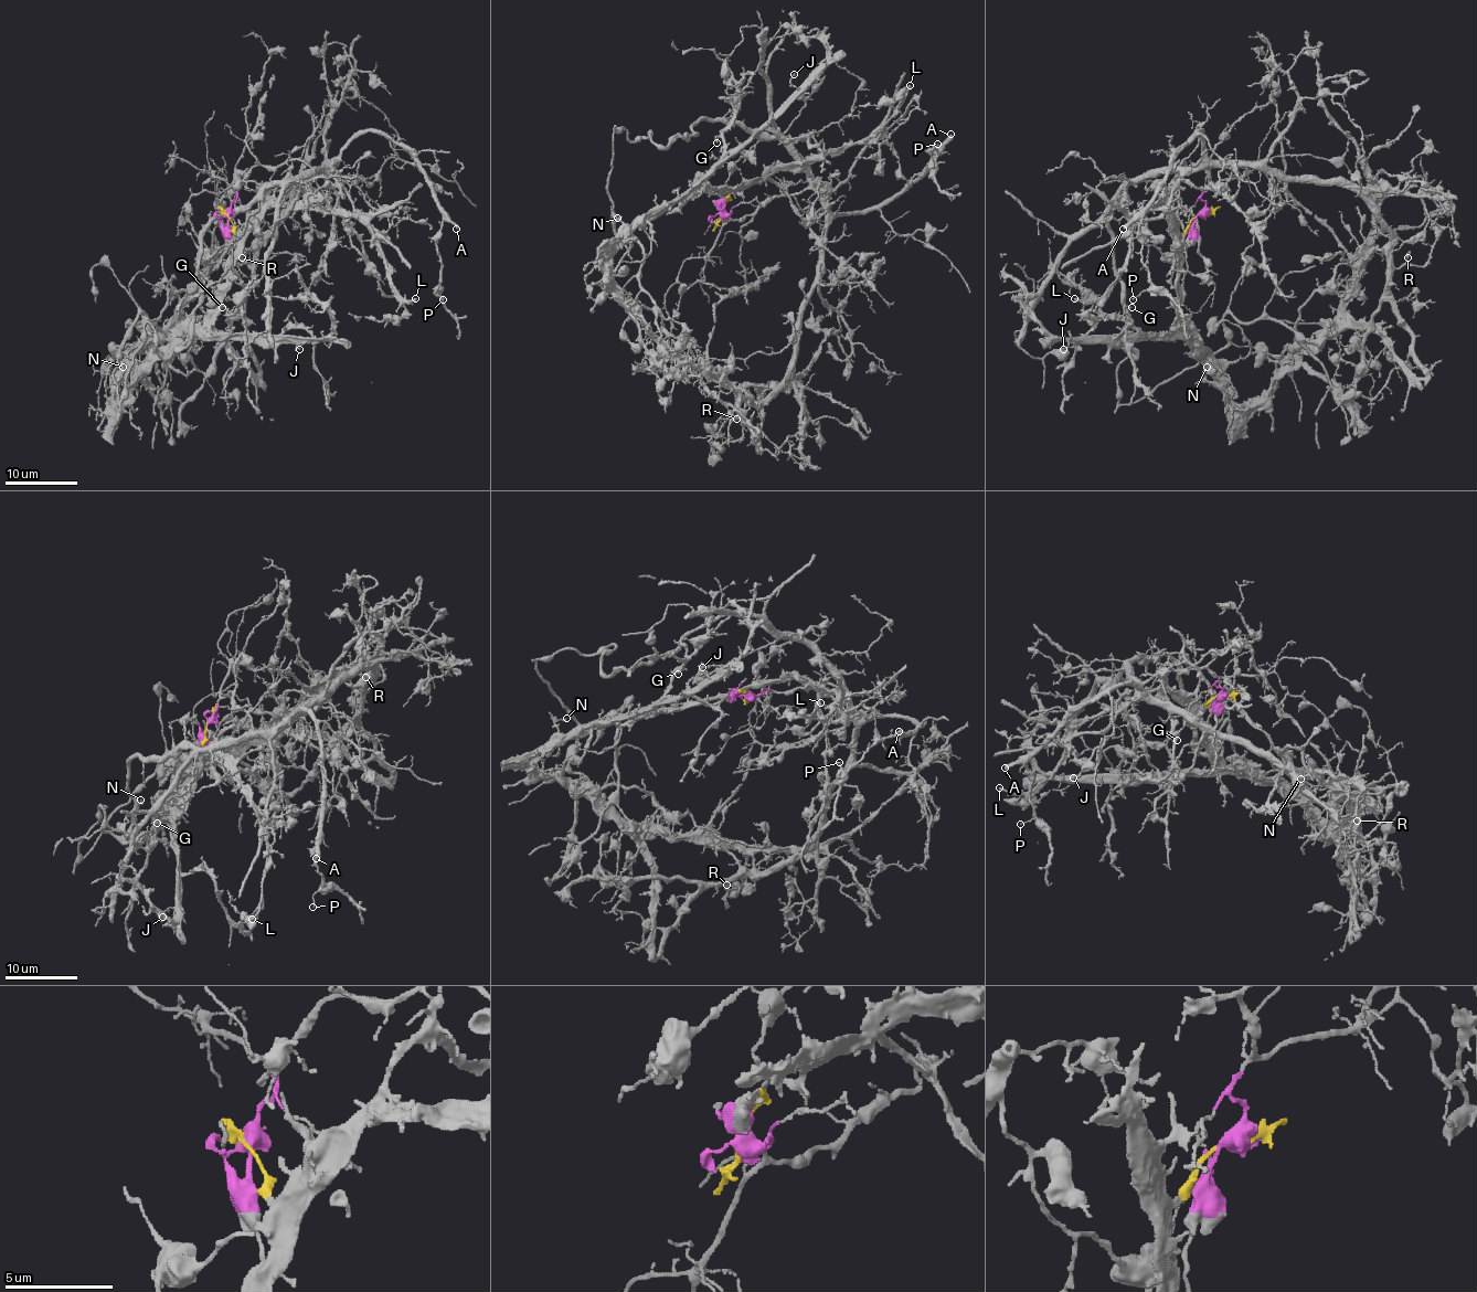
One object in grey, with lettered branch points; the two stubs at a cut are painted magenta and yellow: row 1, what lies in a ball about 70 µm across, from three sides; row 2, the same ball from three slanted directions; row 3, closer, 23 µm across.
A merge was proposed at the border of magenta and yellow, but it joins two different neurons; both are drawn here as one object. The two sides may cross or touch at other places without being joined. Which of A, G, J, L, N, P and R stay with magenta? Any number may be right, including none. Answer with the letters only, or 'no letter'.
A, P, R

